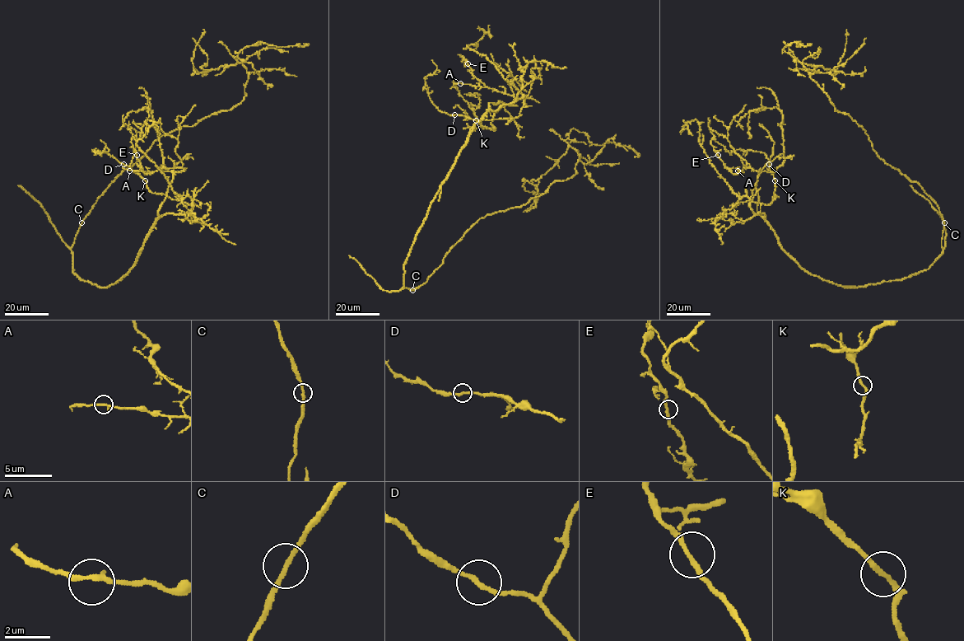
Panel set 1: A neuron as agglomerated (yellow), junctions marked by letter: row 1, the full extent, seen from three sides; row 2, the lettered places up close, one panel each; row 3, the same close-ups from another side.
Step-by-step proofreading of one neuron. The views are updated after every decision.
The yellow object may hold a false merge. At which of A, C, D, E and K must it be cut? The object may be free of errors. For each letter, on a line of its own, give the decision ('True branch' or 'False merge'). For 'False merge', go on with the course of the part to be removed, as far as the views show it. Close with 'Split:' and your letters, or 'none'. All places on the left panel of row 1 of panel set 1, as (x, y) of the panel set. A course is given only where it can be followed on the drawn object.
A: True branch
C: True branch
D: True branch
E: True branch
K: True branch
Split: none

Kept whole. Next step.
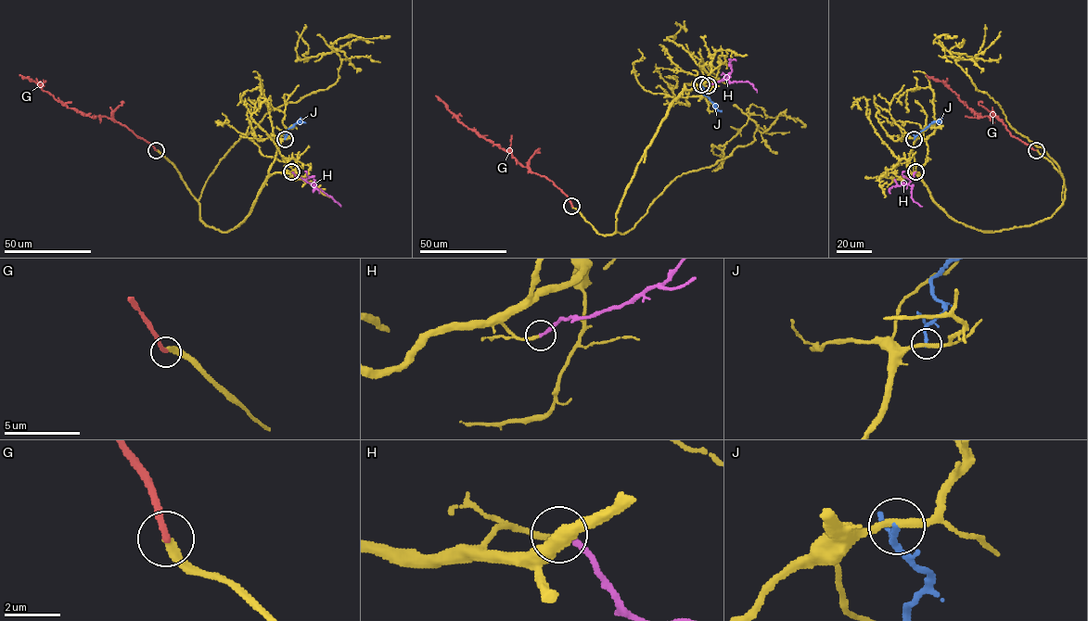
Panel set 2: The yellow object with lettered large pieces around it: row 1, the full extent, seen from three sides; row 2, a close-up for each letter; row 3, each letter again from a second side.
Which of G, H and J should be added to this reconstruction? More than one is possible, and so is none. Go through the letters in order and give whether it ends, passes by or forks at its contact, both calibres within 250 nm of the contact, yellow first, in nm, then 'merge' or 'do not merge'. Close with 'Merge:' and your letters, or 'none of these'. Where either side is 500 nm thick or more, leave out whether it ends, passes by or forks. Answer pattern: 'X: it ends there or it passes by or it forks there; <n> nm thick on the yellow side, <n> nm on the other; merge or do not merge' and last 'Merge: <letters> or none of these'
G: it ends there; 240 nm thick on the yellow side, 200 nm on the other; do not merge
H: it ends there; 220 nm thick on the yellow side, 220 nm on the other; merge
J: it ends there; 260 nm thick on the yellow side, 220 nm on the other; do not merge
Merge: H

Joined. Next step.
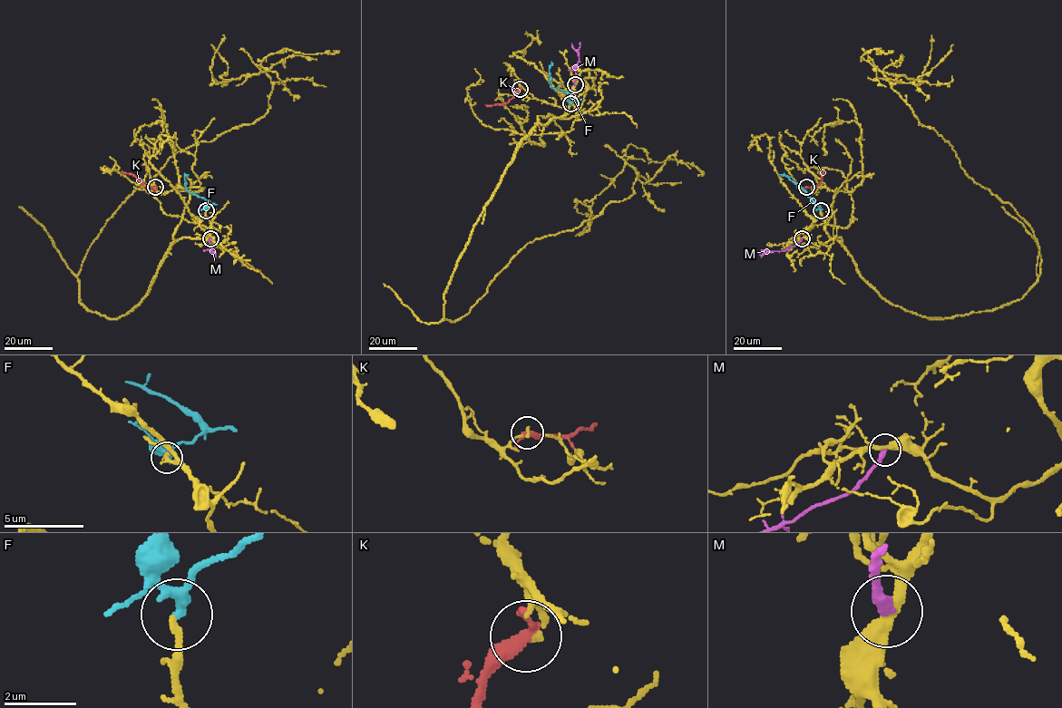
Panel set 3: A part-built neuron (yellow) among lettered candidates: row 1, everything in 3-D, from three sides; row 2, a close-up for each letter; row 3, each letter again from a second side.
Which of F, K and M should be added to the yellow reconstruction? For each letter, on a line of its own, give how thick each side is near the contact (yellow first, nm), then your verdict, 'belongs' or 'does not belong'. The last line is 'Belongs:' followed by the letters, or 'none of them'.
F: 190 nm thick on the yellow side, 240 nm on the other; belongs
K: 190 nm thick on the yellow side, 280 nm on the other; does not belong
M: 360 nm thick on the yellow side, 360 nm on the other; does not belong
Belongs: F

